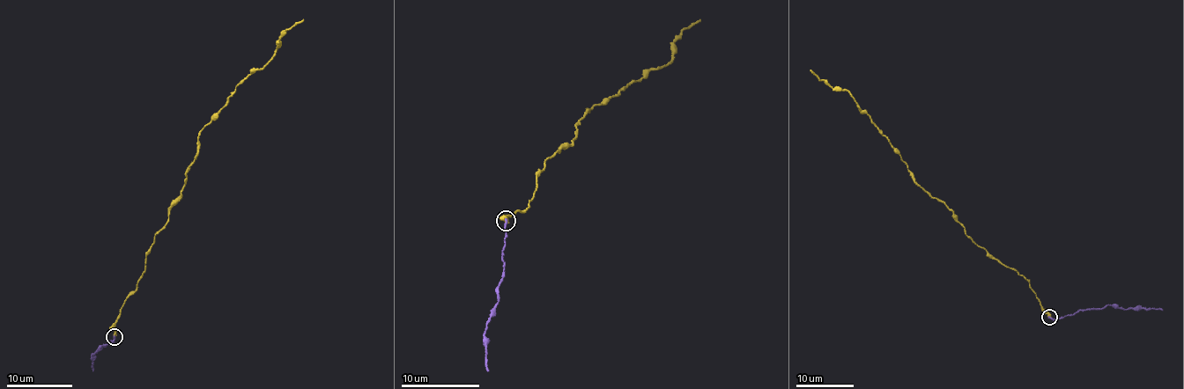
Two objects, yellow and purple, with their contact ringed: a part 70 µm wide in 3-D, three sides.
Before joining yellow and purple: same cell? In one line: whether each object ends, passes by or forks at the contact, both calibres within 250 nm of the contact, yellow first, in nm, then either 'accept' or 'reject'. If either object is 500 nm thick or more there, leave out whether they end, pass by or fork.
yellow ends there; purple ends there; 280 nm thick on the yellow side, 240 nm on the other; reject

